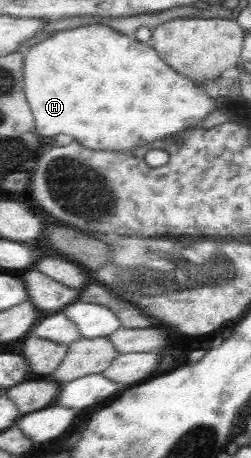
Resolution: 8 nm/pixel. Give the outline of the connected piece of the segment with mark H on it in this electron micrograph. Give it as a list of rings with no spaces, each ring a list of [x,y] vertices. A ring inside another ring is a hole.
[[[85,23],[74,24],[66,28],[58,28],[48,32],[45,36],[35,39],[29,44],[29,52],[23,56],[23,94],[25,100],[33,114],[33,124],[35,124],[35,132],[39,136],[55,136],[55,134],[67,134],[71,138],[75,138],[77,144],[89,148],[89,150],[113,150],[115,152],[123,152],[135,146],[143,146],[155,140],[165,140],[165,138],[179,140],[175,136],[179,136],[179,132],[187,130],[187,128],[196,128],[201,120],[211,114],[217,106],[215,99],[207,96],[204,85],[197,85],[193,81],[181,73],[175,72],[173,68],[165,64],[164,60],[157,55],[149,45],[143,44],[135,40],[131,35],[125,35],[105,25]]]

